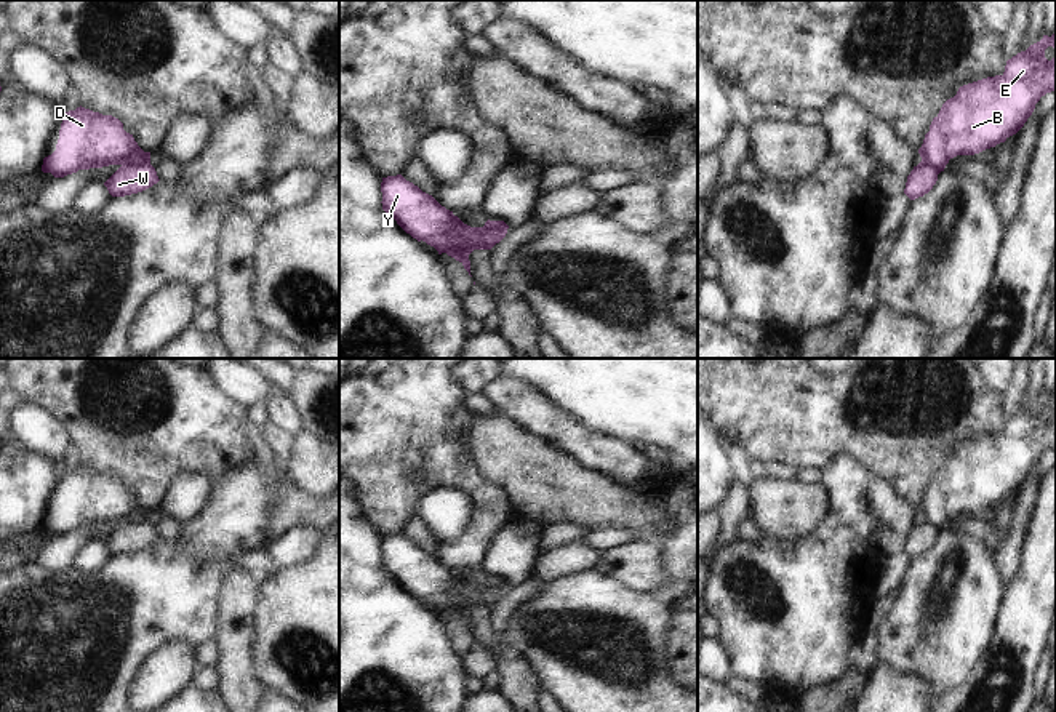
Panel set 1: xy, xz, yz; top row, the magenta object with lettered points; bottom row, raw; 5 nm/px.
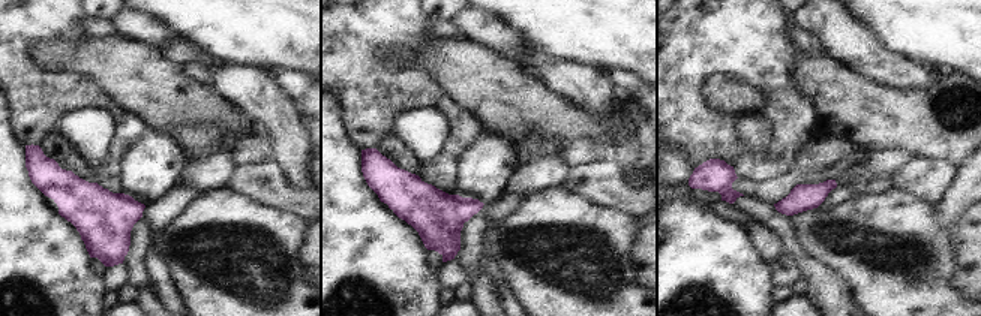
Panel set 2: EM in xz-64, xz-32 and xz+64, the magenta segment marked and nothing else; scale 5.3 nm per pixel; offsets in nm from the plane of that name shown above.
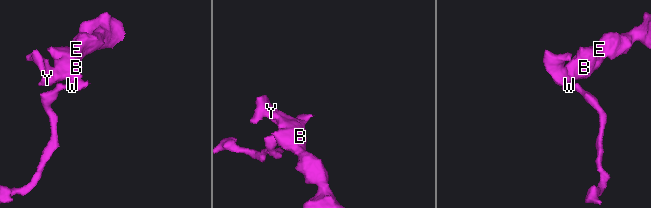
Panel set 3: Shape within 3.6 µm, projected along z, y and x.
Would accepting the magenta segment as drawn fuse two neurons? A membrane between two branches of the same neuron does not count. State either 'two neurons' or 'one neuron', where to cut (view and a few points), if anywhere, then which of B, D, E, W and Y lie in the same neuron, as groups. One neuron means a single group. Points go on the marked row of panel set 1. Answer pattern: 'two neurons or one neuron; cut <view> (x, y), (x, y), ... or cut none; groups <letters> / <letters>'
two neurons; cut xy (149, 162), (125, 162), (122, 165); groups B D E Y / W

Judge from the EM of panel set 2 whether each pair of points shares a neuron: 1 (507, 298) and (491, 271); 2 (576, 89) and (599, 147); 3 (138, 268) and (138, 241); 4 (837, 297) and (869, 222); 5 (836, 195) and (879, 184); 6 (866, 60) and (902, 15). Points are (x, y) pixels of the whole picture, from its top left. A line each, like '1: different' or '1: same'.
1: same
2: different
3: same
4: different
5: same
6: different

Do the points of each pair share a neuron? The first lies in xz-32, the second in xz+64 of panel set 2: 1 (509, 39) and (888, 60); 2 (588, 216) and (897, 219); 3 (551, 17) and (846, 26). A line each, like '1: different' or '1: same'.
1: same
2: same
3: different

